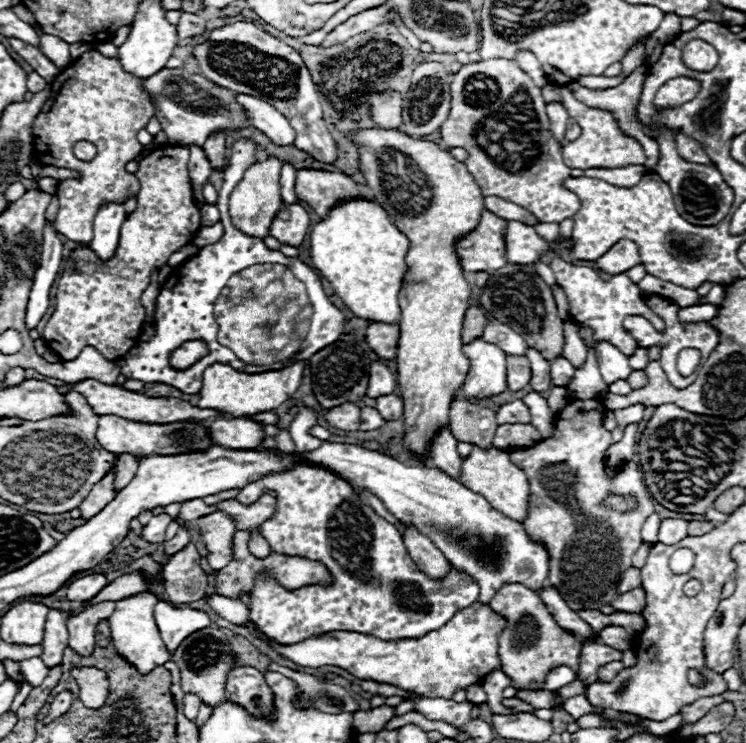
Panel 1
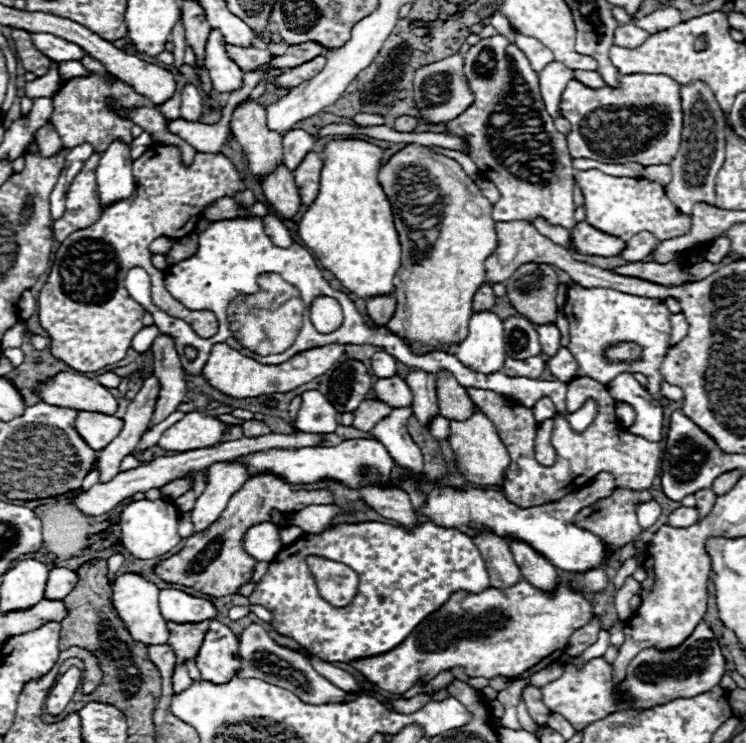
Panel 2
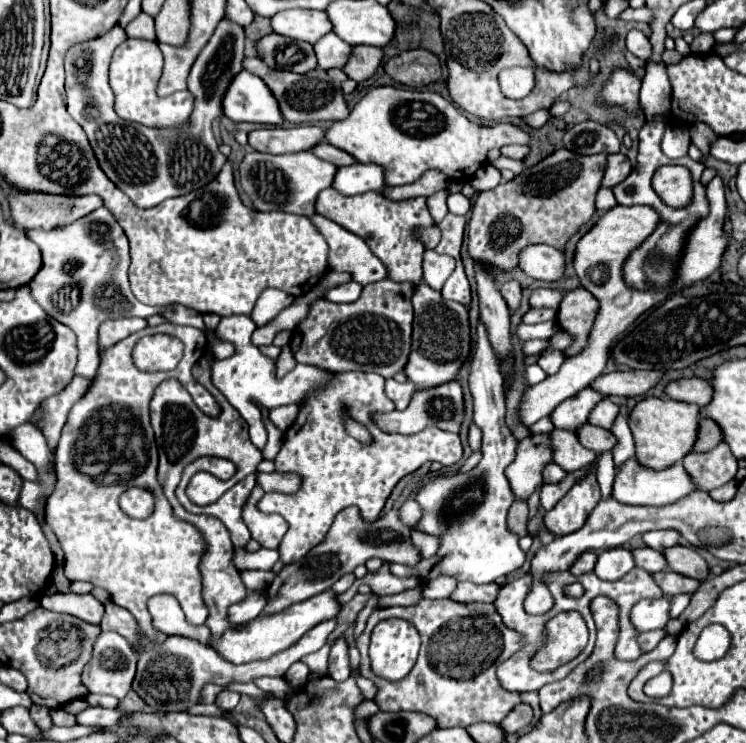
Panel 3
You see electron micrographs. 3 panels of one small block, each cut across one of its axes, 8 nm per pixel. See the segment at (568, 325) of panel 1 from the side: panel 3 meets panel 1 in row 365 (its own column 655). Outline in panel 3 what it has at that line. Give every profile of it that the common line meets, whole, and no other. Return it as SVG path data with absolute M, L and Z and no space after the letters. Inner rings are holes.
M660 572L660 574L652 574L652 578L658 582L658 586L662 588L662 592L666 596L676 596L680 592L696 592L698 588L698 580L694 578L688 578L688 576L682 576L678 572Z

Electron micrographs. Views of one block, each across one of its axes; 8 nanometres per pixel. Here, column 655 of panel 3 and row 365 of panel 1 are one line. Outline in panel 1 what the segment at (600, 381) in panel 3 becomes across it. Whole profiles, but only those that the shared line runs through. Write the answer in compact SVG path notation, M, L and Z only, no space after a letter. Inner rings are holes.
M372 362L370 366L370 388L366 390L366 396L376 398L376 396L384 396L396 390L396 376L390 372L388 366L380 364L380 362Z

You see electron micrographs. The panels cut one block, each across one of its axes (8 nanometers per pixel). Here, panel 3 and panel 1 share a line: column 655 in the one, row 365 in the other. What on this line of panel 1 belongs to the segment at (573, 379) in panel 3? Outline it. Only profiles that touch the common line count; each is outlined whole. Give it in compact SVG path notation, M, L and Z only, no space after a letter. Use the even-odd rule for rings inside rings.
M294 362L282 370L272 370L272 372L262 372L262 374L244 374L228 364L212 364L204 370L204 380L200 388L200 402L198 408L214 408L230 416L250 416L258 412L268 412L278 408L282 402L292 398L292 394L298 390L302 382L306 362Z

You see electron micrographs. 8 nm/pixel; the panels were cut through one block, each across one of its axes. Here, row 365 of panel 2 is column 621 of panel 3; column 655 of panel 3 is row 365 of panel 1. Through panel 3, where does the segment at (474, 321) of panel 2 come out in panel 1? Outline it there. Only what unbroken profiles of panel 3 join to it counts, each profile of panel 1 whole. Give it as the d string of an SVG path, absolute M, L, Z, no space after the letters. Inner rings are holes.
M476 338L464 344L464 354L470 360L470 370L462 386L466 396L494 396L508 388L506 352L502 352L496 344Z

